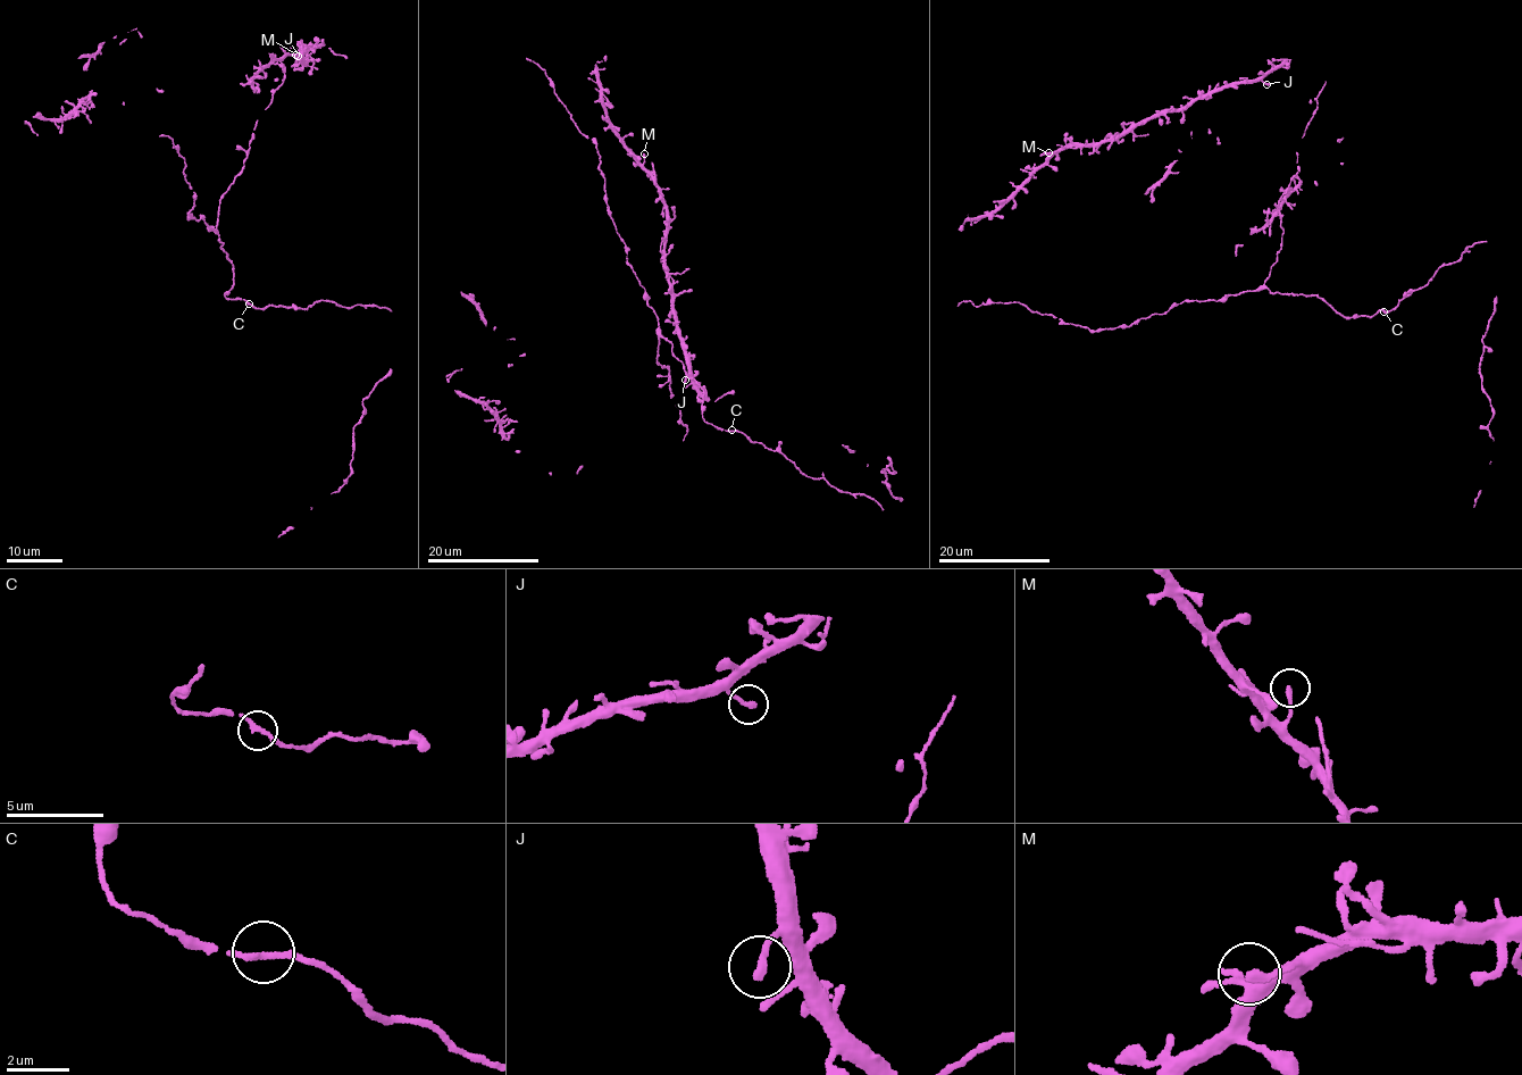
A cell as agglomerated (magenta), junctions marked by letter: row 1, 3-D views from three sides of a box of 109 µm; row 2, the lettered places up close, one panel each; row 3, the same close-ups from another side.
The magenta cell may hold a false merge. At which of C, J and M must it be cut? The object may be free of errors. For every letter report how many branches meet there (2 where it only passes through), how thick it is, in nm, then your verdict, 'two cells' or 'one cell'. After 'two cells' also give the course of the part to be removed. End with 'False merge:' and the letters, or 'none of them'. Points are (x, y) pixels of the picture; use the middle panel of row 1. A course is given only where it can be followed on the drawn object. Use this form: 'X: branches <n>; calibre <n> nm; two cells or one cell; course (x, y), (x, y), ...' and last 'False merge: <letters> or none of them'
C: branches 1; calibre 280 nm; one cell
J: branches 1; calibre 300 nm; one cell
M: branches 1; calibre 260 nm; one cell
False merge: none of them

